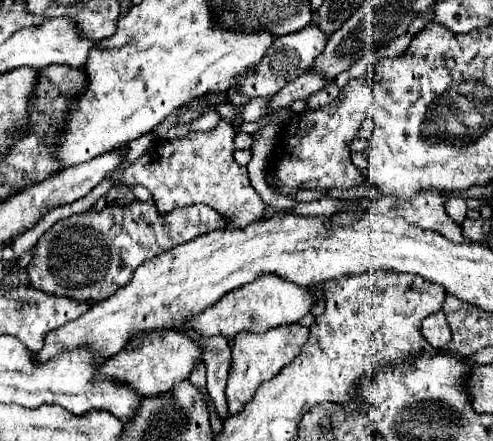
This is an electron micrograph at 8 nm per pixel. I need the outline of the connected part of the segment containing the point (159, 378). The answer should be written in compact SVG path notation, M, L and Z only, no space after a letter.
M167 332L165 336L149 336L145 344L133 344L133 352L121 352L95 372L97 382L117 380L123 386L129 386L139 396L155 396L173 388L175 382L187 378L191 370L201 362L201 348L191 342L181 332Z

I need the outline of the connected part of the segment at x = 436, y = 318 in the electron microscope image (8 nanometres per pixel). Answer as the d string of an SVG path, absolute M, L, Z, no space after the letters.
M433 312L421 322L421 334L423 338L433 346L441 348L449 342L449 326L445 324L445 314L443 312Z

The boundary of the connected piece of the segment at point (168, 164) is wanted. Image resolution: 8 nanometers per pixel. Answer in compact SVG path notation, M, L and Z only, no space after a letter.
M219 122L219 126L211 132L189 132L181 140L157 142L149 152L145 152L129 166L125 160L127 146L123 146L125 150L121 152L121 164L111 176L121 186L145 186L157 202L159 212L163 214L169 214L175 208L207 204L219 214L229 214L229 222L233 222L235 228L245 228L245 224L251 224L253 220L259 220L263 216L265 204L253 190L247 168L239 166L233 158L233 138L233 126L227 122Z

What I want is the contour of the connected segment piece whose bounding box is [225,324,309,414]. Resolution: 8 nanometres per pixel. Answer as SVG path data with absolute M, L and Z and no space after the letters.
M301 324L271 328L269 332L265 332L261 336L249 336L249 332L245 332L245 336L235 336L233 352L231 352L229 380L227 380L227 388L225 388L229 414L239 414L243 410L243 406L247 402L251 402L257 386L271 380L273 376L277 376L277 372L281 372L281 368L285 368L289 362L293 362L299 356L301 348L305 346L307 338L309 338L309 328L305 328Z

